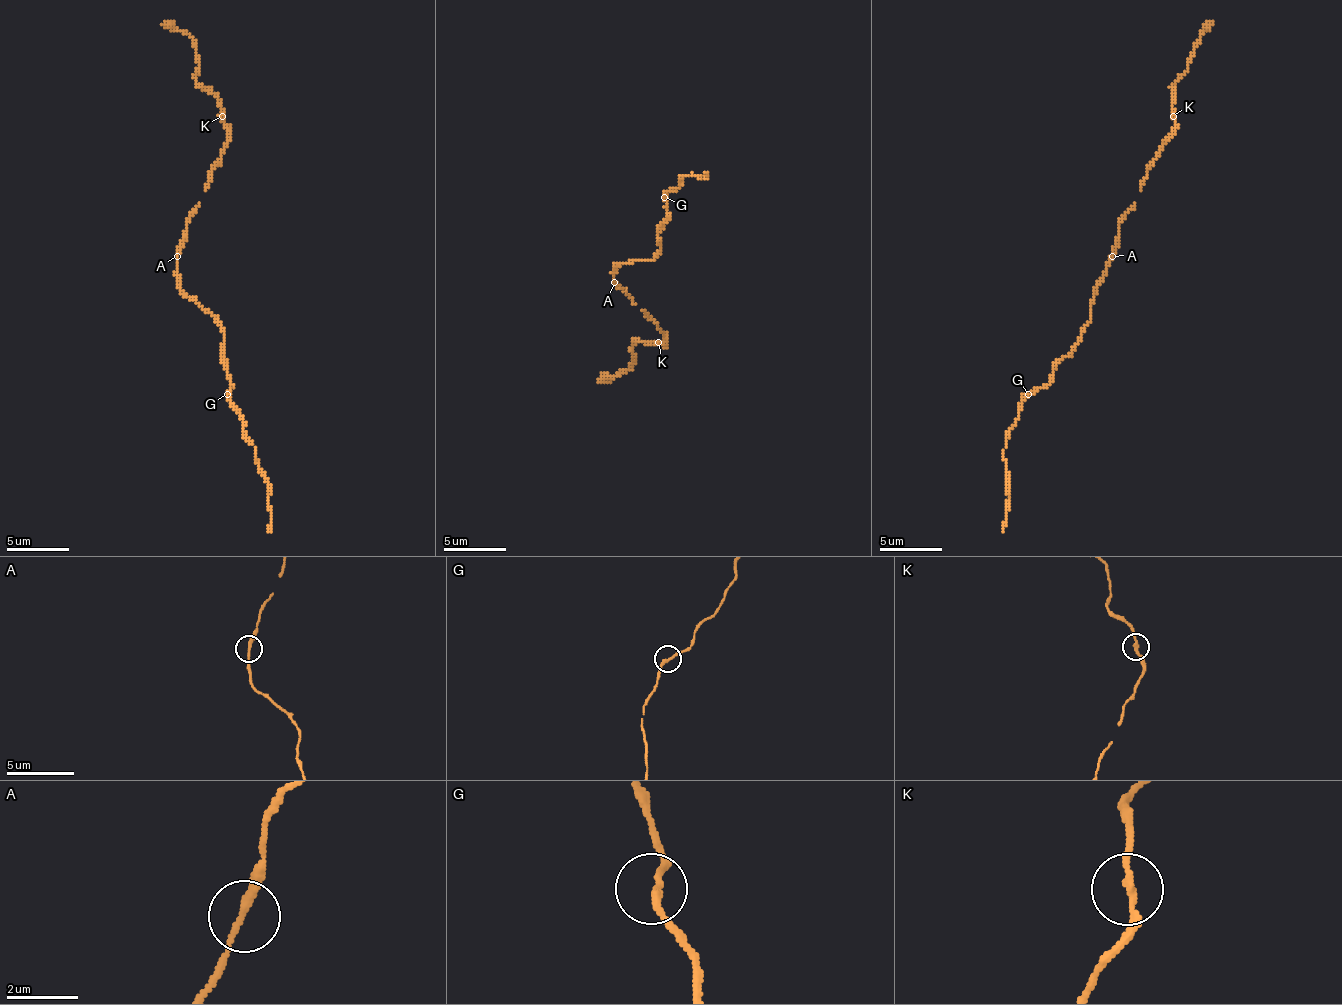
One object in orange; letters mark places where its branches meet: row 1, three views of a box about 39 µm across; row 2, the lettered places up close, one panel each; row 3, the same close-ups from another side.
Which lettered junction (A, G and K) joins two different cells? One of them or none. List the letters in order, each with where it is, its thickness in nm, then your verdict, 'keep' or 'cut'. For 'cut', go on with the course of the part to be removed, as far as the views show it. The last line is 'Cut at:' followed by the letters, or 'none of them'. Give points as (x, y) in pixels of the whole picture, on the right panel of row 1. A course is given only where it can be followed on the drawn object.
A: (1112, 256) | 190 nm | keep
G: (1028, 394) | 200 nm | keep
K: (1173, 116) | 200 nm | keep
Cut at: none of them

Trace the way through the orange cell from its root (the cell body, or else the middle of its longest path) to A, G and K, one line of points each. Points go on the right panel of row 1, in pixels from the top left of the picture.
A: (1103, 272), (1112, 256)
G: (1103, 272), (1103, 281), (1094, 291), (1091, 322), (1081, 341), (1056, 366), (1047, 385), (1028, 394)
K: (1103, 272), (1119, 234), (1119, 219), (1134, 203), (1147, 175), (1147, 165), (1175, 125), (1172, 115)

